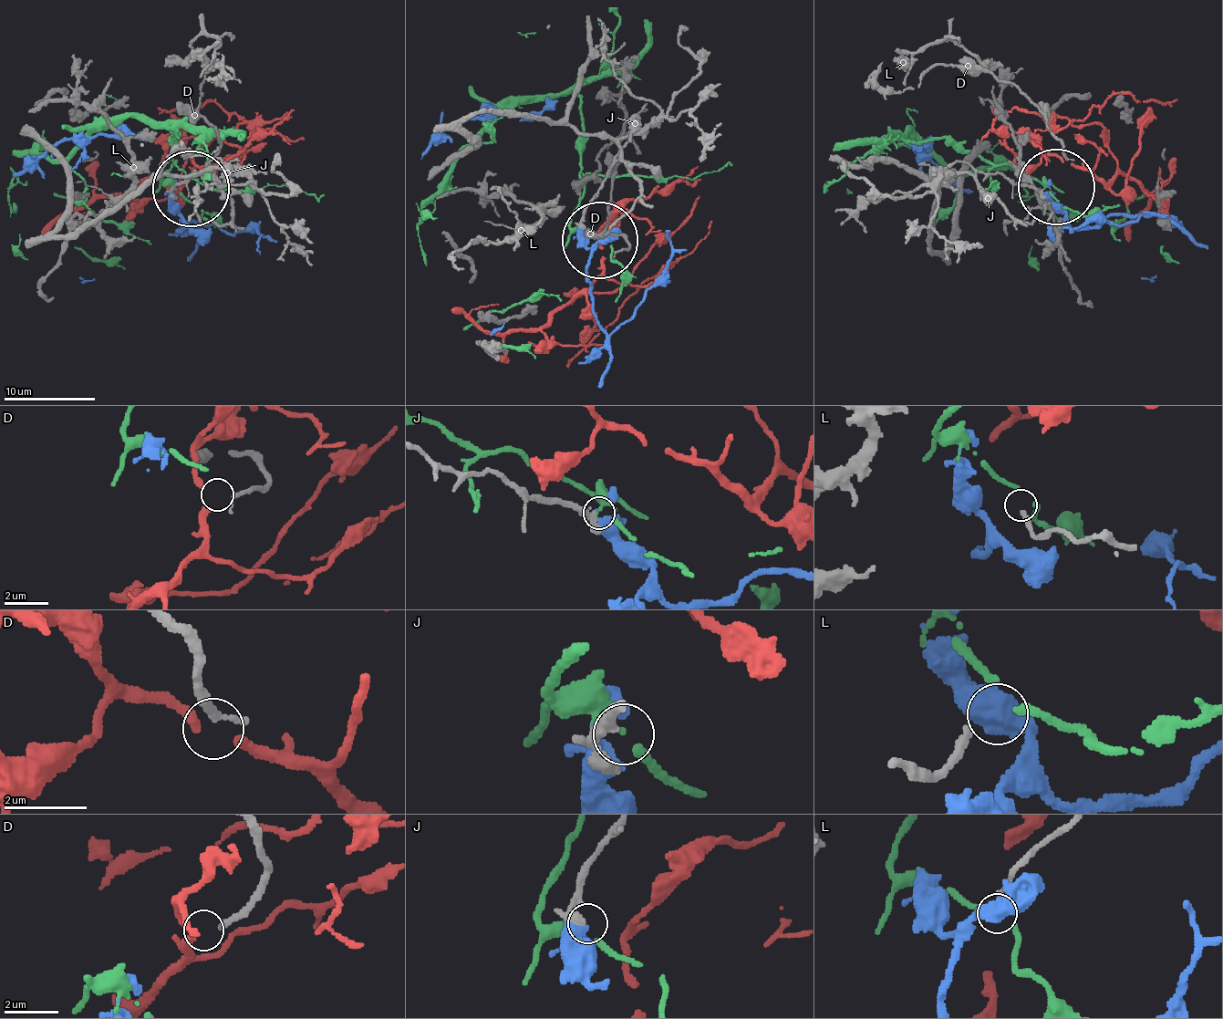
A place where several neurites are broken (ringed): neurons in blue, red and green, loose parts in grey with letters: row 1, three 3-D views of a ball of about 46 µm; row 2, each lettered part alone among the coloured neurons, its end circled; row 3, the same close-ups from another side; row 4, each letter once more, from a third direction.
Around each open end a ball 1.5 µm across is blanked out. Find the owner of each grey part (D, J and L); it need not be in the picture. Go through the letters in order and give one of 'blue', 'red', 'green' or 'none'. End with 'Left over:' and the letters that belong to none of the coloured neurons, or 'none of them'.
D: red
J: blue
L: none
Left over: L

